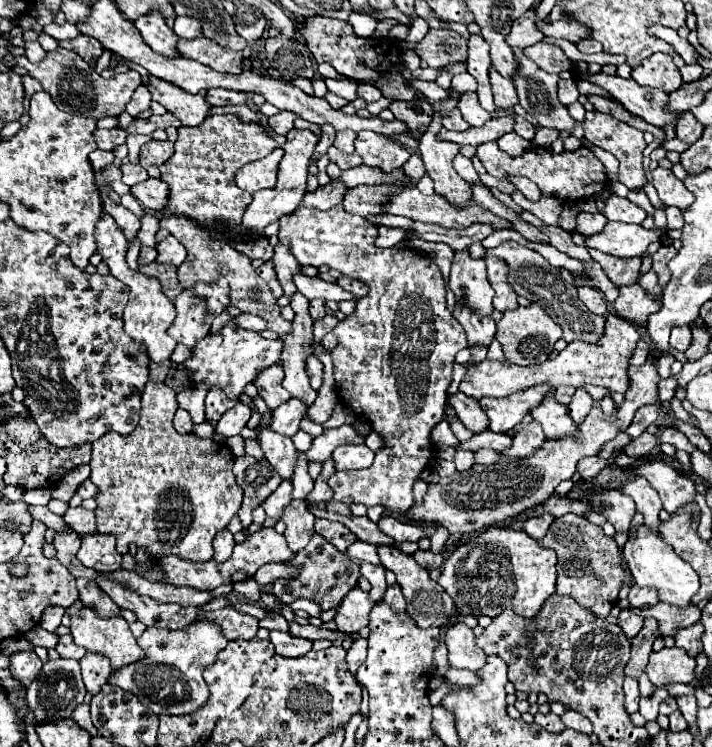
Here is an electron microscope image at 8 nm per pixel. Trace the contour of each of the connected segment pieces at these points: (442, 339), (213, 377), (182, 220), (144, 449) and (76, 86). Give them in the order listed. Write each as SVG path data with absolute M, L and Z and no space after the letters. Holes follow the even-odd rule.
M342 205L328 211L298 207L296 213L280 217L280 243L292 249L300 265L328 265L370 287L370 293L356 301L354 315L336 325L340 345L330 355L339 398L372 423L386 447L376 451L370 469L336 471L328 485L344 505L382 505L404 513L414 503L412 483L432 463L430 431L444 417L454 357L468 341L446 309L444 279L436 263L412 249L380 249L374 244L377 236L378 226L346 213ZM396 319L402 319L402 331Z
M228 321L220 331L210 331L208 337L200 339L190 349L190 357L182 363L182 367L188 371L188 377L194 385L204 383L206 389L220 387L228 399L238 399L244 387L252 383L262 369L280 361L280 353L282 353L280 339L276 341L264 339L262 335L240 329L234 321Z
M164 215L160 219L160 227L168 229L170 235L174 235L180 243L184 243L184 247L188 251L184 263L178 267L178 281L184 289L192 287L196 281L210 281L210 277L224 275L230 283L230 299L232 299L234 307L238 307L240 311L250 311L252 315L258 315L258 317L266 319L268 327L278 335L290 333L292 323L280 317L280 307L278 307L270 287L256 275L256 269L252 267L250 259L244 253L232 249L222 239L212 237L210 229L204 229L204 225L196 225L196 221L192 221L190 217Z
M148 381L136 429L130 435L106 433L92 443L90 481L100 489L96 497L98 533L114 535L122 555L128 553L130 543L136 543L146 547L150 557L174 553L188 561L210 561L212 539L238 513L242 487L236 485L232 473L232 451L212 439L200 439L192 433L180 435L172 427L176 409L174 389Z
M62 47L46 53L46 57L40 63L30 63L26 57L14 57L14 61L20 67L28 69L28 73L42 83L44 91L50 93L52 101L56 101L56 107L60 111L70 115L82 115L82 117L94 117L94 119L120 115L126 109L126 103L130 101L134 89L142 85L140 73L134 69L128 73L118 73L110 79L104 79L82 57Z

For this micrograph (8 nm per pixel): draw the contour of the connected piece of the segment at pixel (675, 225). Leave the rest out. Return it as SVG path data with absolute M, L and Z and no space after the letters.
M668 207L666 215L668 215L668 227L666 227L666 231L668 229L682 229L684 221L682 221L682 211L678 207Z

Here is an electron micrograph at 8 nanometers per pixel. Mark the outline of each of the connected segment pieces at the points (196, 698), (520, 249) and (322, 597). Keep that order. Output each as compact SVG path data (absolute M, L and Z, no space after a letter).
M208 619L194 621L194 625L176 631L148 627L142 637L138 637L138 645L146 653L144 659L126 665L126 669L114 669L108 683L136 695L156 715L194 713L208 699L202 671L206 665L216 661L216 655L226 647L226 643L228 639L220 633L220 627Z
M506 241L494 249L490 249L492 255L498 255L502 257L506 263L508 263L508 283L512 285L512 289L538 303L540 307L546 309L546 313L562 327L564 331L564 339L570 343L572 339L584 339L584 341L598 341L600 339L600 333L604 333L604 317L600 315L594 315L586 309L586 305L578 299L578 293L576 293L576 287L566 283L562 277L560 277L560 269L552 267L540 253L524 247L524 245L518 245L514 241Z
M314 535L308 543L308 547L304 547L294 561L288 561L288 565L294 565L300 569L300 577L296 579L280 579L272 585L272 593L280 599L280 603L290 605L296 599L310 599L314 603L320 605L322 611L328 609L338 609L342 599L348 595L350 589L354 589L358 585L360 579L360 569L356 563L352 563L350 557L346 557L344 553L336 551L334 545L330 545L328 541L324 541L324 537Z

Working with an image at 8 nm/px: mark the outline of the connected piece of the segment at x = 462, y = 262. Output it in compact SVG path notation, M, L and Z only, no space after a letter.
M468 249L454 251L450 267L450 289L454 291L458 303L476 309L480 315L492 315L494 289L486 279L484 259L472 259Z

